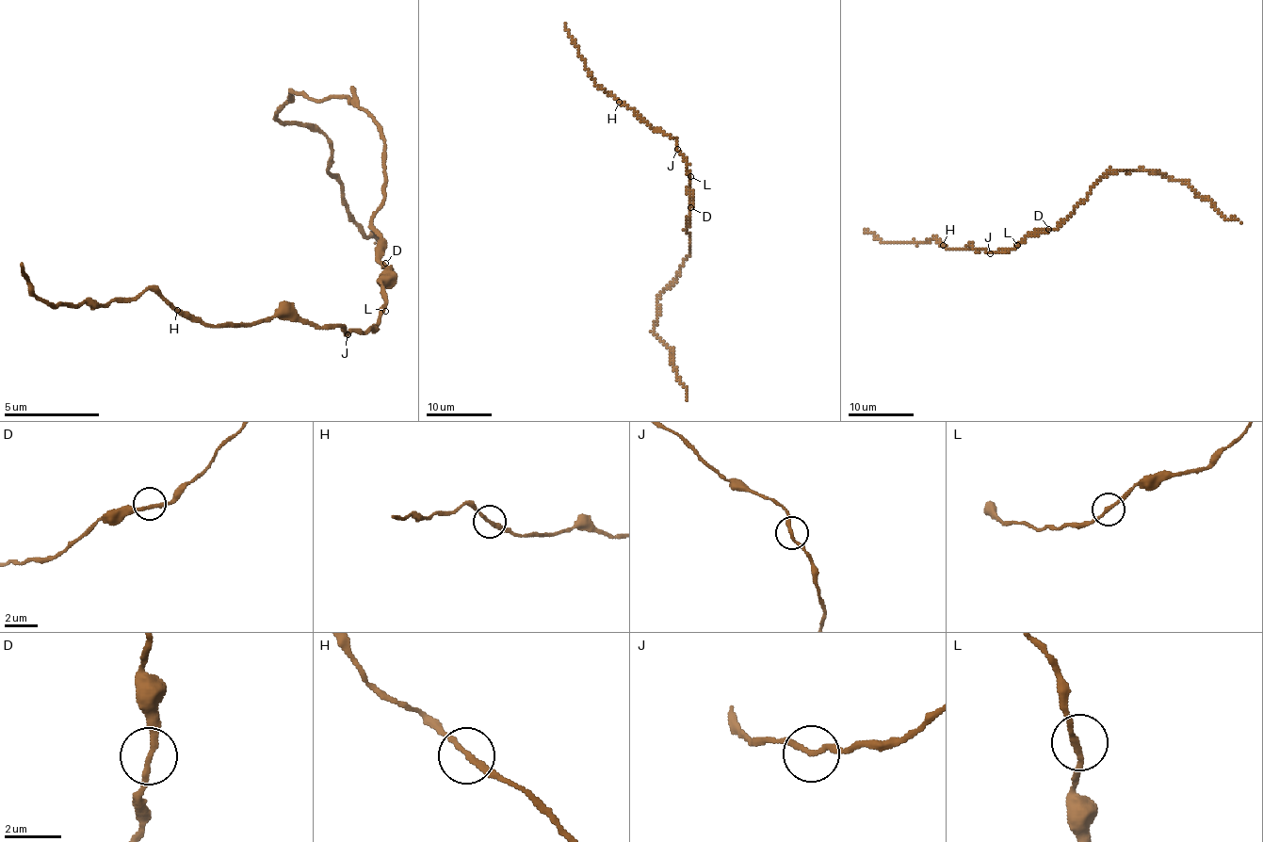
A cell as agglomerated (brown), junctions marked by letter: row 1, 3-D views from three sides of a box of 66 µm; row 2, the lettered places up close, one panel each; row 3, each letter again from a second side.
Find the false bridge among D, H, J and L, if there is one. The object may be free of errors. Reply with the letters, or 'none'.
none

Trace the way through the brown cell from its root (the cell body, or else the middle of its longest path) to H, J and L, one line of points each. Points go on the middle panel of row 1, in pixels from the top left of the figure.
H: (690, 207), (690, 175), (676, 140), (650, 127), (619, 101)
J: (690, 207), (690, 175), (686, 169), (686, 158), (677, 149)
L: (690, 207), (690, 176)

